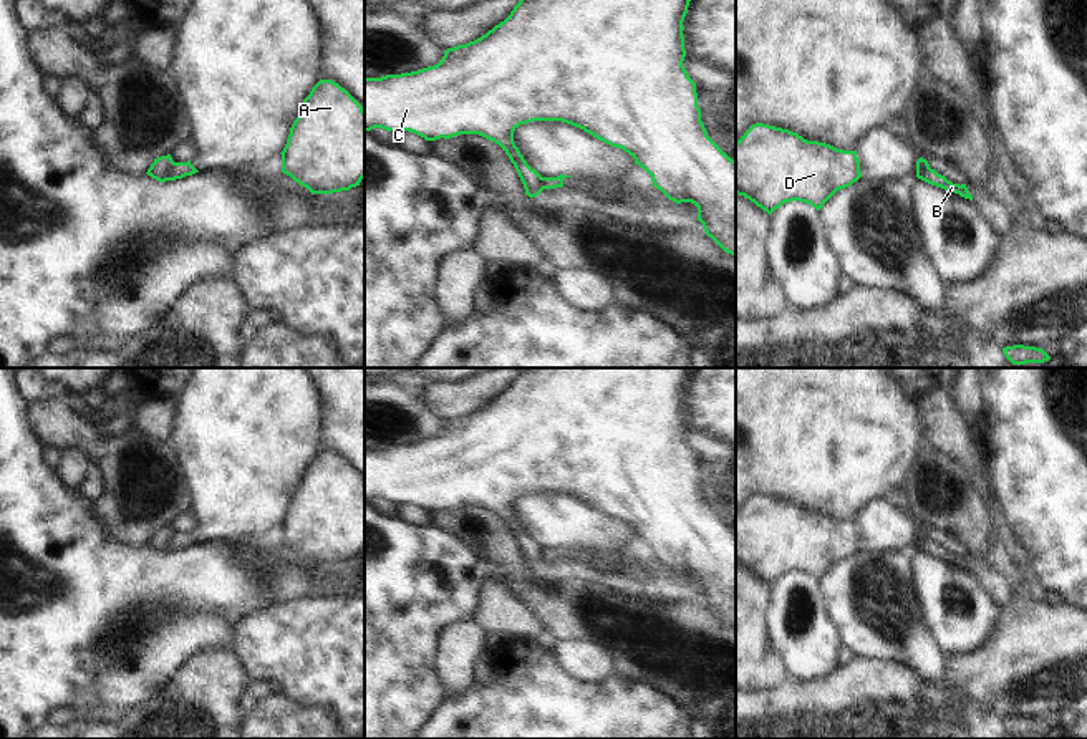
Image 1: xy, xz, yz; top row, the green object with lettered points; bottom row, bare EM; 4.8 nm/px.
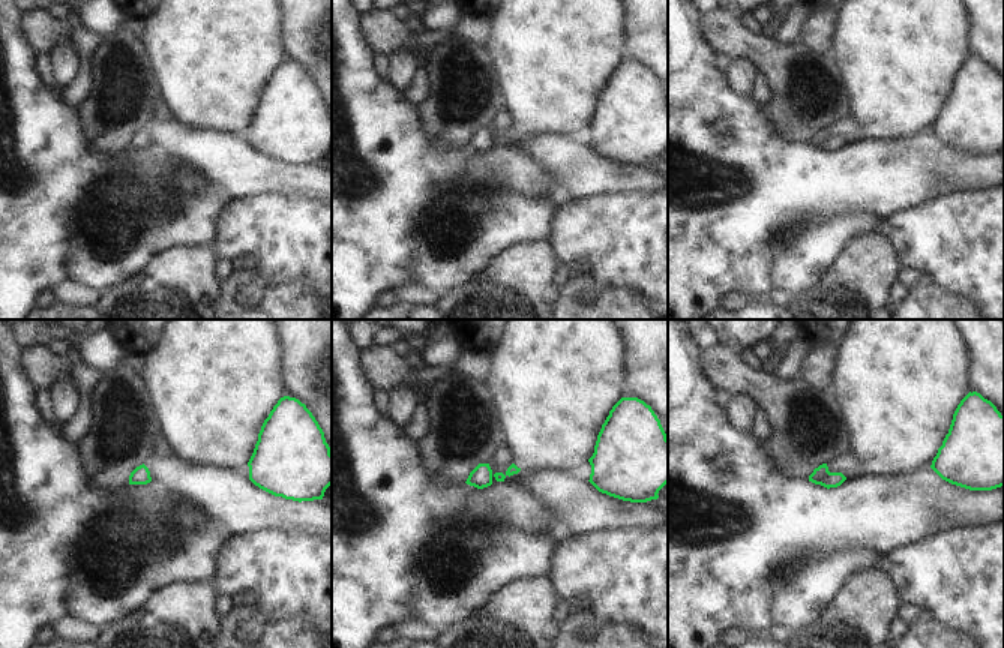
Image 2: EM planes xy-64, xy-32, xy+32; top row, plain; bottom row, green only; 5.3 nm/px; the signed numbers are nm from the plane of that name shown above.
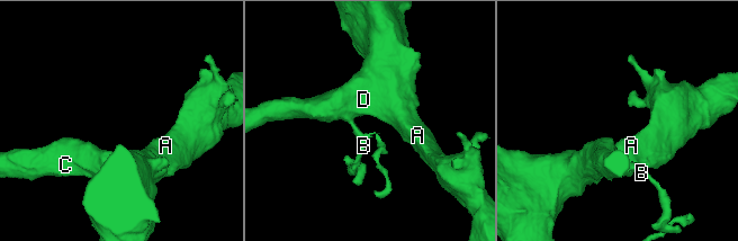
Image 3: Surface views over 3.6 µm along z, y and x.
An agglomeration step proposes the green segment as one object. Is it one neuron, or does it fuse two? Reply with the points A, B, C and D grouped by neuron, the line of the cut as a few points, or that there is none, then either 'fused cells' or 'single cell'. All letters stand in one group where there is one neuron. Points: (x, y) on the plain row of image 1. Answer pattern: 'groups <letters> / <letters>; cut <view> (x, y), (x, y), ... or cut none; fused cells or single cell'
groups A C D / B; cut xy (173, 532), (168, 550); fused cells

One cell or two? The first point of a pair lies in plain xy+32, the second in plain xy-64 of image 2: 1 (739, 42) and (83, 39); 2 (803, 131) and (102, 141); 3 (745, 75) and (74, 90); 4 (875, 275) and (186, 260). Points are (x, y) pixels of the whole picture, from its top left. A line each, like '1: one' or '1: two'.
1: two
2: one
3: two
4: one

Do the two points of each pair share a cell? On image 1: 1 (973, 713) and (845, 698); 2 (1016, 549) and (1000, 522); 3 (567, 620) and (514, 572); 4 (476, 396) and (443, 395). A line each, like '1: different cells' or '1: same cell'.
1: different cells
2: same cell
3: same cell
4: same cell

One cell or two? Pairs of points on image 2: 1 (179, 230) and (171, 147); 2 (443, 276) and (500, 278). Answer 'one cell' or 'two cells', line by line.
1: two cells
2: two cells

